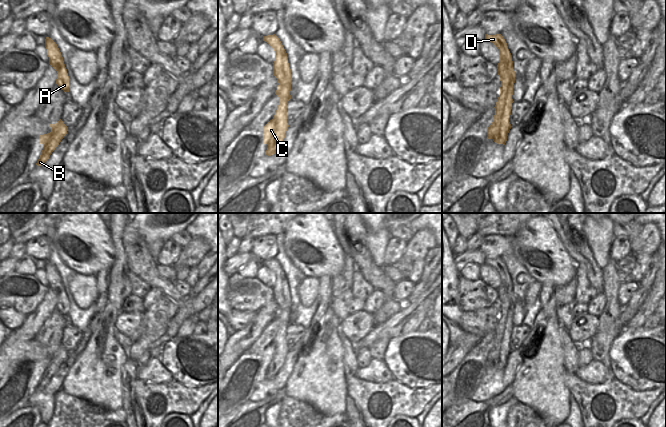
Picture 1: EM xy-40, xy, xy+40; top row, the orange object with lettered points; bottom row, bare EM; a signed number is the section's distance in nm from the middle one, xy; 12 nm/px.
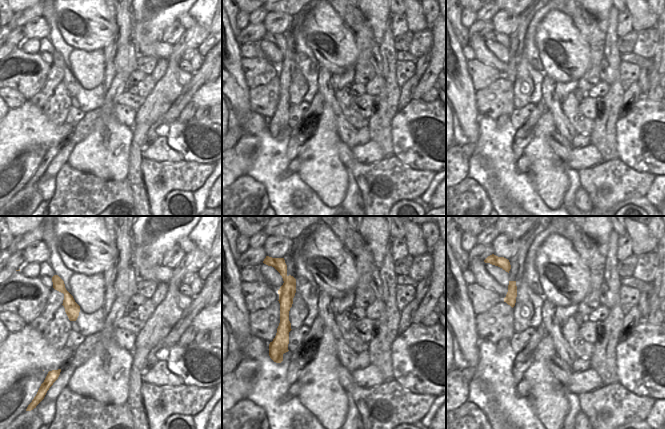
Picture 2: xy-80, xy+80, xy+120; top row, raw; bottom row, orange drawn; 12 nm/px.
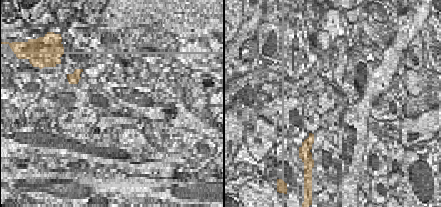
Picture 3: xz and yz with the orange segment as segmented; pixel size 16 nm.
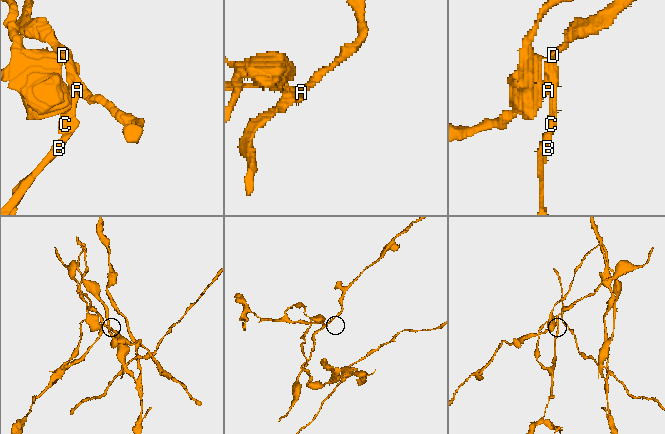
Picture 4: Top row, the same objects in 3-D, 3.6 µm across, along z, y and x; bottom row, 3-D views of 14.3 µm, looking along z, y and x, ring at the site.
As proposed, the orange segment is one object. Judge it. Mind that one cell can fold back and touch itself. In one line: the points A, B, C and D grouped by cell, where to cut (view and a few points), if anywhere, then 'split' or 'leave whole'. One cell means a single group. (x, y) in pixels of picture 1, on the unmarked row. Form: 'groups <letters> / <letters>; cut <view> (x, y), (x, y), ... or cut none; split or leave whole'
groups A D / B C; cut xy (279, 294), (282, 296), (281, 305), (290, 310); split

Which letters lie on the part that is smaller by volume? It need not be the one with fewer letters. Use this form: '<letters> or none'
A, D

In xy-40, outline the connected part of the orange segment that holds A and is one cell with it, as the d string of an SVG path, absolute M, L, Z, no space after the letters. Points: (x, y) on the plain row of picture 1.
M46 261L45 271L49 281L49 288L58 296L58 302L56 303L56 306L59 307L58 310L65 317L69 316L69 300L57 268L51 262Z

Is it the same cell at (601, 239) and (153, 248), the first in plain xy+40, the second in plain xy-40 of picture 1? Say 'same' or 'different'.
same

